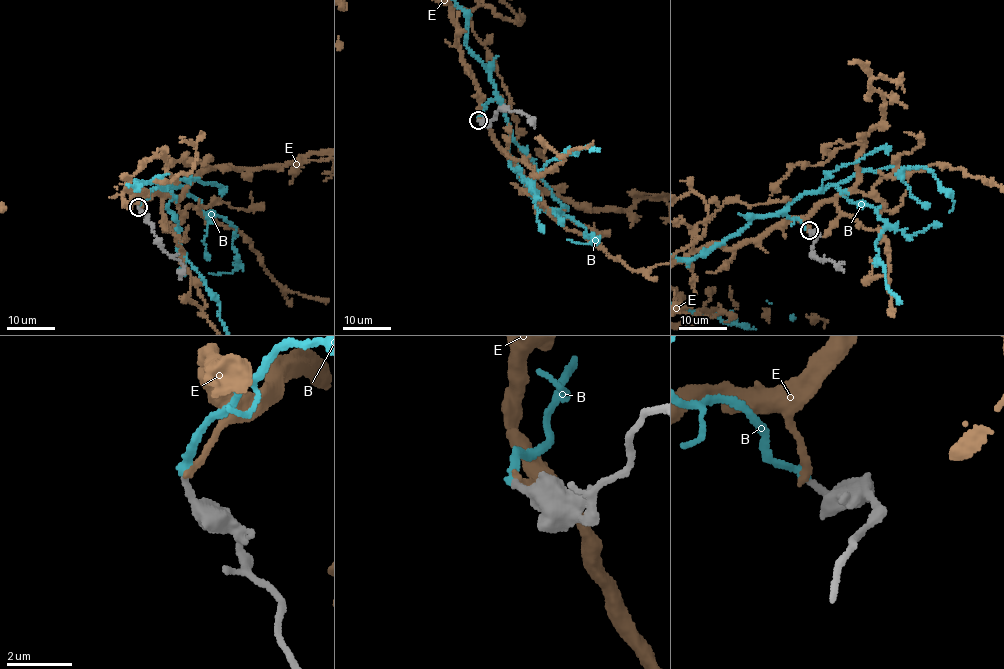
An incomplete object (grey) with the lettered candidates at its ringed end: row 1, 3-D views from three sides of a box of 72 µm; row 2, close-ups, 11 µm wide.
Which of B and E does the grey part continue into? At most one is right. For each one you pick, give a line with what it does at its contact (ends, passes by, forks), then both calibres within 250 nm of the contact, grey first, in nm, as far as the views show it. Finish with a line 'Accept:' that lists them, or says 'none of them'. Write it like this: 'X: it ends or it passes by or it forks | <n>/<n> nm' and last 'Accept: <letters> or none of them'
B: it ends | 220/240 nm
Accept: B

